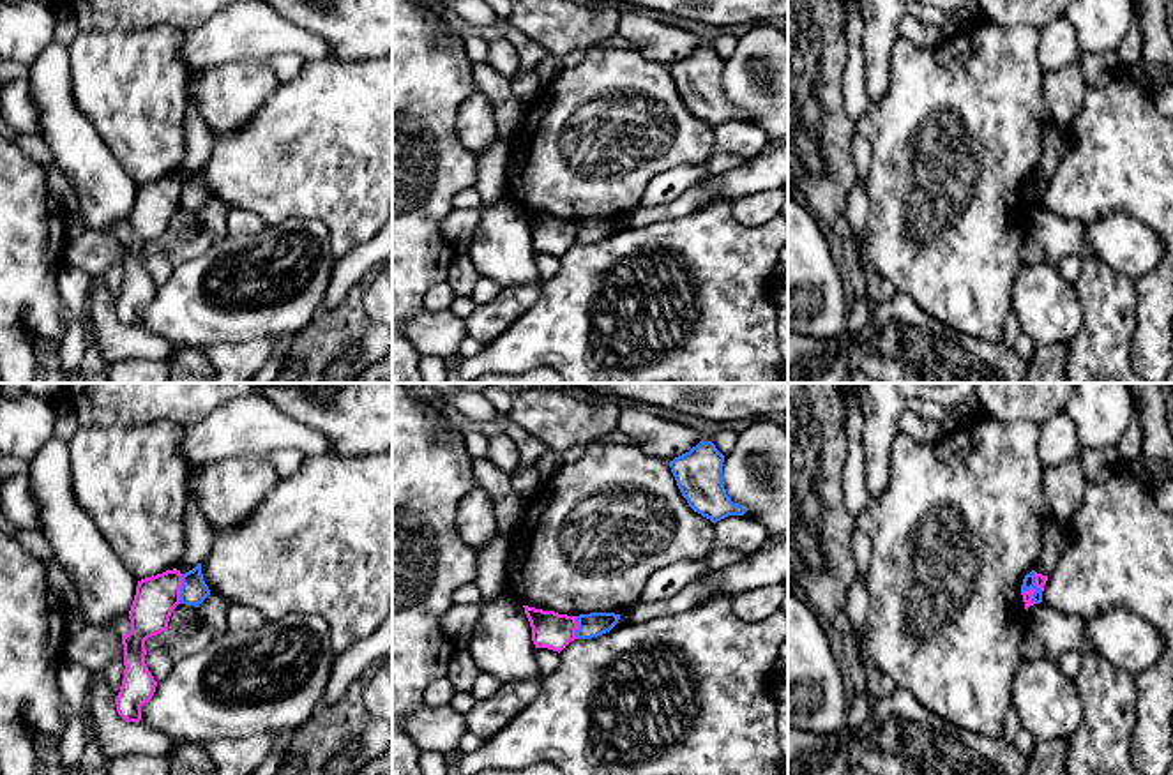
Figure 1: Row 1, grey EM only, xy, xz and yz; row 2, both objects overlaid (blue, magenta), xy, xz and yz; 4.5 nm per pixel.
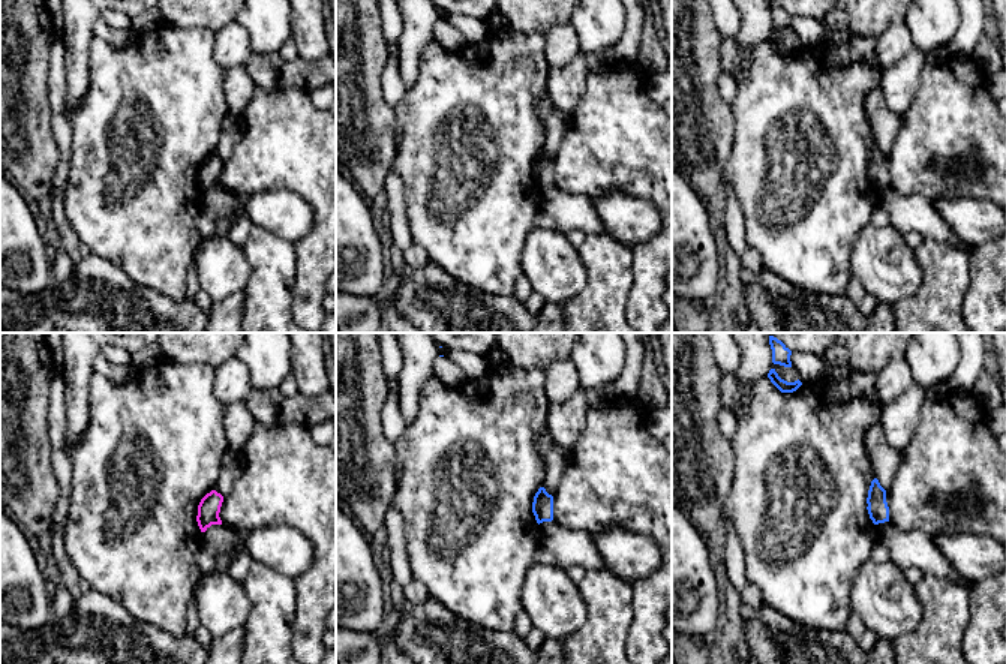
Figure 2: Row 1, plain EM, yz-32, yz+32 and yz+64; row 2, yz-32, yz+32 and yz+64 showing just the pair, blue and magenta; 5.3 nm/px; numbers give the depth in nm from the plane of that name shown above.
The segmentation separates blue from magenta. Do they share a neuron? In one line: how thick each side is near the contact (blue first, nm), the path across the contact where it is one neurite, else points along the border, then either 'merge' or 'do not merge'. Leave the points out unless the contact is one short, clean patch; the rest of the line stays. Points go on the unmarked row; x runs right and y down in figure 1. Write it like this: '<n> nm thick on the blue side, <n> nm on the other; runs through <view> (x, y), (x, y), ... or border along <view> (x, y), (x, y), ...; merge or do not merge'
120 nm thick on the blue side, 190 nm on the other; border along xy (182, 179), (179, 207); do not merge

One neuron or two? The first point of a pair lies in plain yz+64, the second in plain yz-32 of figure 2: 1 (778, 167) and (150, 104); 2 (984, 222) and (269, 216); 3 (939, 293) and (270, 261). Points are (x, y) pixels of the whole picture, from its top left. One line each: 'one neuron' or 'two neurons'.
1: one neuron
2: one neuron
3: one neuron

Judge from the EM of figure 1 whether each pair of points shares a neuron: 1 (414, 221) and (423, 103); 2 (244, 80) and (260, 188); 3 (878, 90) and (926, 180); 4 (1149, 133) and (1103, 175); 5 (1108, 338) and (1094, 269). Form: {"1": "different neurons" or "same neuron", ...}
{"1": "same neuron", "2": "different neurons", "3": "different neurons", "4": "same neuron", "5": "same neuron"}

